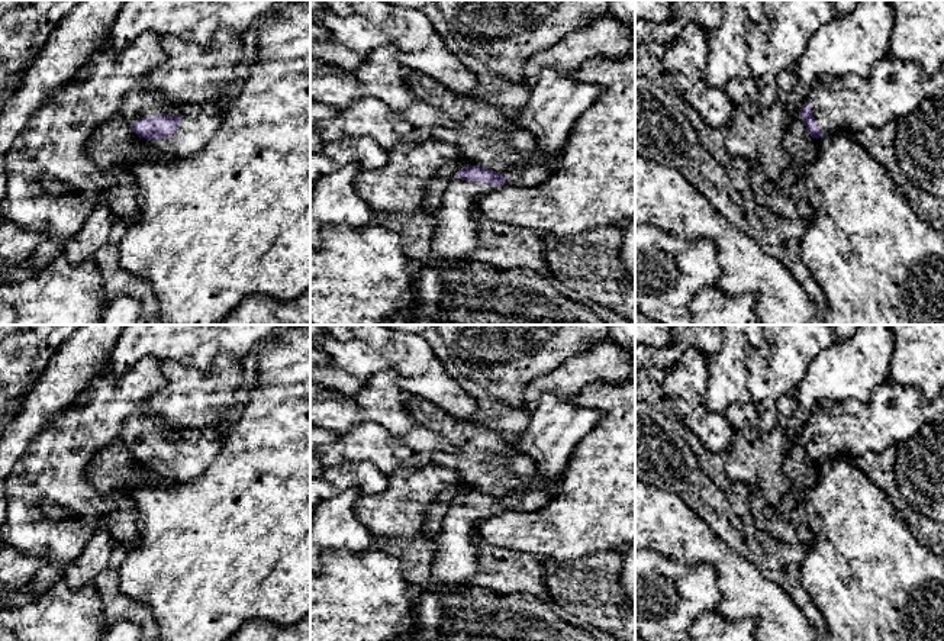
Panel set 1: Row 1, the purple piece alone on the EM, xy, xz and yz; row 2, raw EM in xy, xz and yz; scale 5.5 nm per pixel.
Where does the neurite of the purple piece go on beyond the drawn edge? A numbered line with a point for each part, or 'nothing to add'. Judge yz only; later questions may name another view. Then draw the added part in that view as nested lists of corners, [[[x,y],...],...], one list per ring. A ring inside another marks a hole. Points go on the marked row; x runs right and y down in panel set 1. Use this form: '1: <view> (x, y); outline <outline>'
1: yz (895, 87); outline [[[885,57],[871,70],[869,77],[850,74],[816,81],[806,104],[822,133],[856,133],[866,128],[882,128],[892,120],[912,112],[925,97],[944,96],[944,61],[929,78],[924,78],[918,62]]]

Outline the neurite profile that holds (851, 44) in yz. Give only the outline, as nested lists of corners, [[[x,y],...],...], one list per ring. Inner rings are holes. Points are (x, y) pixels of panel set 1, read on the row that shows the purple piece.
[[[860,0],[851,12],[835,16],[822,26],[808,42],[808,46],[798,61],[799,81],[786,100],[786,109],[792,119],[799,117],[802,106],[816,81],[832,77],[857,74],[869,77],[873,67],[889,55],[895,10],[889,0]]]

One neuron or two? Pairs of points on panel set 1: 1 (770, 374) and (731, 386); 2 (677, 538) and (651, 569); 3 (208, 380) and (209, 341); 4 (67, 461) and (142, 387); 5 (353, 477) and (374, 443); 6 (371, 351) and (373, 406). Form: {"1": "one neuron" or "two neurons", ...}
{"1": "two neurons", "2": "two neurons", "3": "two neurons", "4": "one neuron", "5": "two neurons", "6": "two neurons"}

